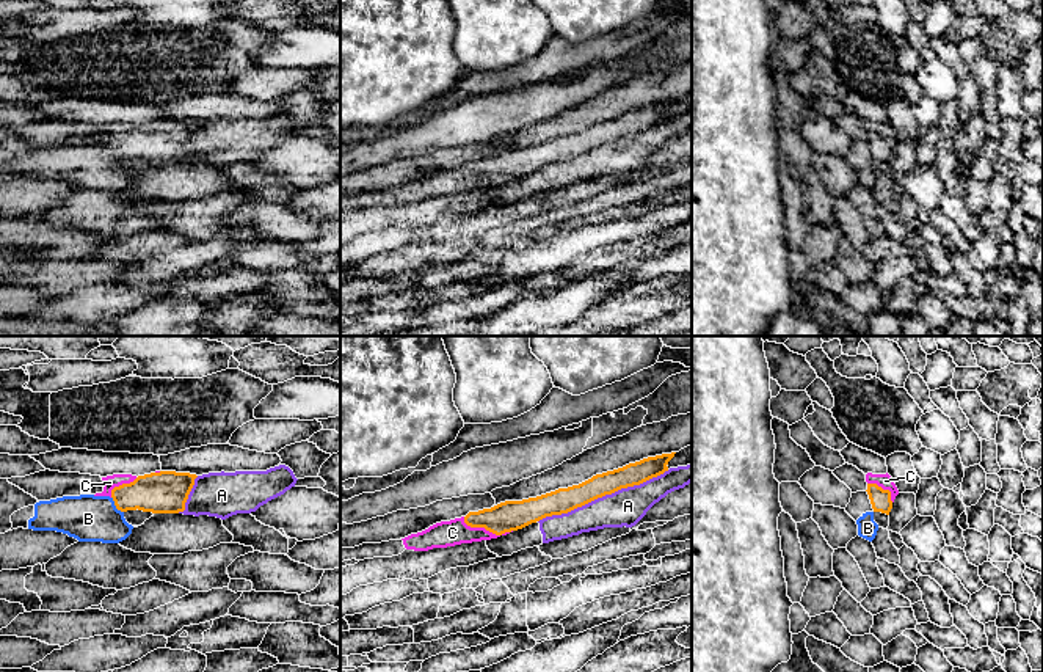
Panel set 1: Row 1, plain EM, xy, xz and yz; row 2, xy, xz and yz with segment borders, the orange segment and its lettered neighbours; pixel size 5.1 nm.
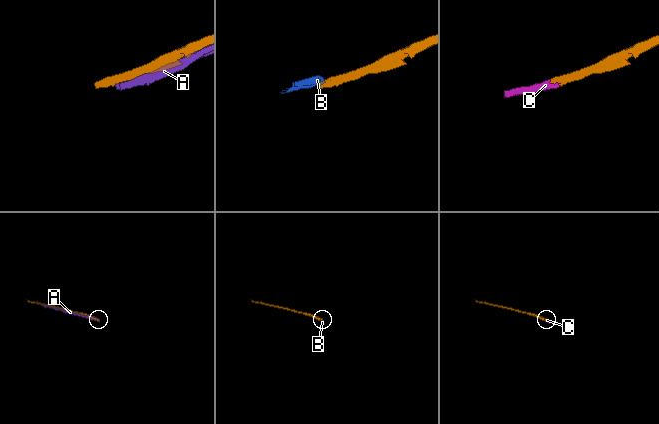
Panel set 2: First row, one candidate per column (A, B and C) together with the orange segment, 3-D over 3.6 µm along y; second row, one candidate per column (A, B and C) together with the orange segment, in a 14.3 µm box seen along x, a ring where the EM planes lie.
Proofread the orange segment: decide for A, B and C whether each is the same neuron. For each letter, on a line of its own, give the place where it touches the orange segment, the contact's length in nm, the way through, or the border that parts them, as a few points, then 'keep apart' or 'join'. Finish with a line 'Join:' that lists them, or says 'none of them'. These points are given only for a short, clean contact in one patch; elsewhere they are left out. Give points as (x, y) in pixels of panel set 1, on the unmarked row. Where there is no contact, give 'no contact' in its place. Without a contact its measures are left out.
A: meets orange in xz at (603, 143); contact 700 nm long; keep apart
B: meets orange in xy at (116, 154); contact 110 nm long; border along xy (112, 145), (116, 156), (123, 160); keep apart
C: meets orange in xz at (486, 178); contact 260 nm long; runs through xz (510, 164), (494, 170), (486, 178), (460, 178), (452, 181); join
Join: C

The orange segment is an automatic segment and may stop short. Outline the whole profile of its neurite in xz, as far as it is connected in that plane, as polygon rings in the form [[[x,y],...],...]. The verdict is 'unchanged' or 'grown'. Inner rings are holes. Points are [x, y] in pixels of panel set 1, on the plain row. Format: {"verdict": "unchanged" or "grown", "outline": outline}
{"verdict": "grown", "outline": [[[674,102],[648,105],[623,116],[596,122],[579,133],[558,137],[536,146],[505,149],[491,157],[469,160],[466,165],[436,171],[402,188],[406,198],[428,199],[497,187],[546,165],[568,162],[598,146],[657,126],[668,119],[667,113]]]}

